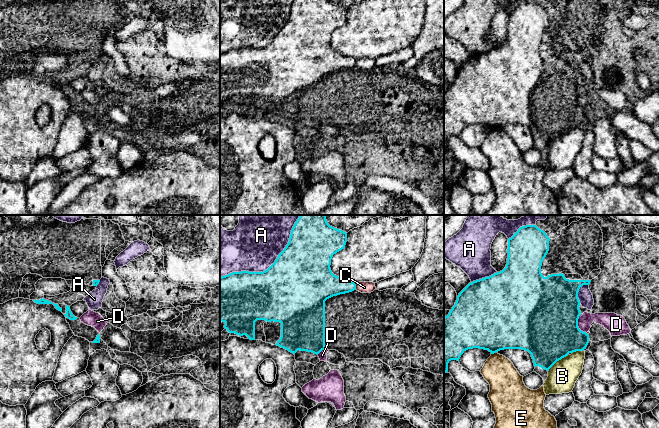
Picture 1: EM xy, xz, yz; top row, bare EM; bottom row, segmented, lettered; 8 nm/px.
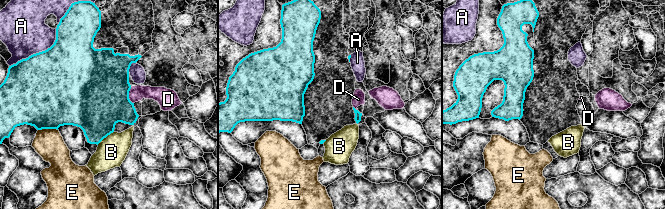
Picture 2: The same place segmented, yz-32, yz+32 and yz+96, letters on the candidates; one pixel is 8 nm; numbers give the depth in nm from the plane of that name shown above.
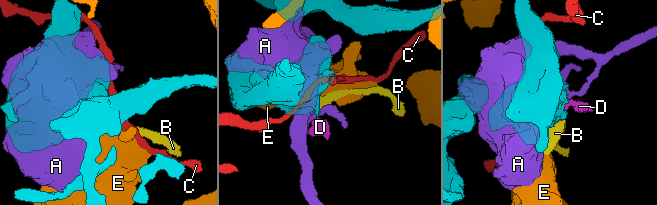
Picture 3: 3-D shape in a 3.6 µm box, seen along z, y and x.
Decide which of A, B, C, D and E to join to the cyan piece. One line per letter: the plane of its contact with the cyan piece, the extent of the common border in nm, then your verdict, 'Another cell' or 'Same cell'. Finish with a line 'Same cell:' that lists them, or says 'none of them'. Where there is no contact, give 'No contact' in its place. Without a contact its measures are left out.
A: Touches cyan in xz. Shared border 800 nm. Another cell
B: Touches cyan in yz. Shared border 220 nm. Another cell
C: Touches cyan in xz. Shared border 60 nm. Another cell
D: Touches cyan in yz. Shared border 170 nm. Another cell
E: Touches cyan in yz. Shared border 40 nm. Another cell
Same cell: none of them

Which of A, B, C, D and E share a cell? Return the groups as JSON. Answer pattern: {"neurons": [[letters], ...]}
{"neurons": [["A"], ["B"], ["C"], ["D"], ["E"]]}

